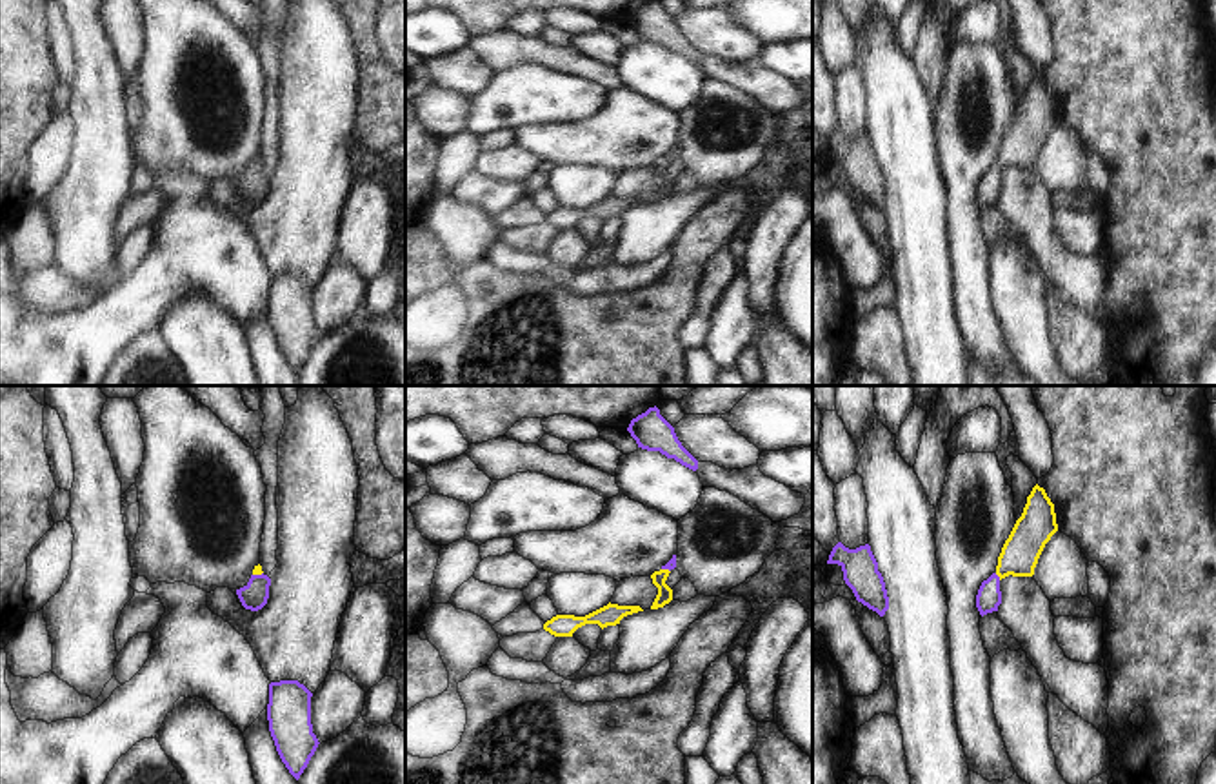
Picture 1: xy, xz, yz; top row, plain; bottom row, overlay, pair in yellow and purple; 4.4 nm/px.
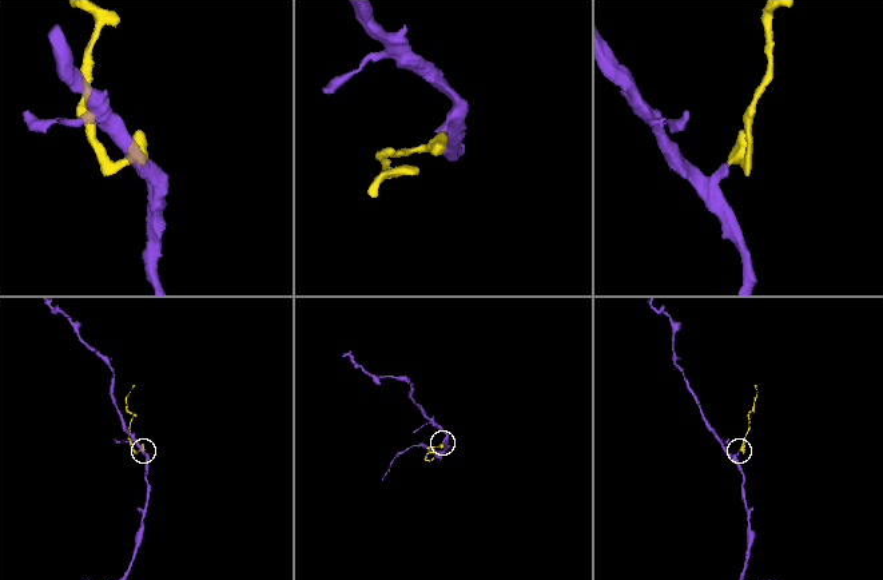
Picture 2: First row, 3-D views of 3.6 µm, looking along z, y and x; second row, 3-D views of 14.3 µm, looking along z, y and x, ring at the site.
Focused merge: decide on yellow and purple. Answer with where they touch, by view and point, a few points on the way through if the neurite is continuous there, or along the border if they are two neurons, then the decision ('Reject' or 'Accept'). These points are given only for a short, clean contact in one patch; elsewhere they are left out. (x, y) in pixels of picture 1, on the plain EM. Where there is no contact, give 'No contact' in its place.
Touches yellow at yz (998, 168). Path across: yz (1020, 146), (998, 168), (989, 180), (989, 190). Accept.

